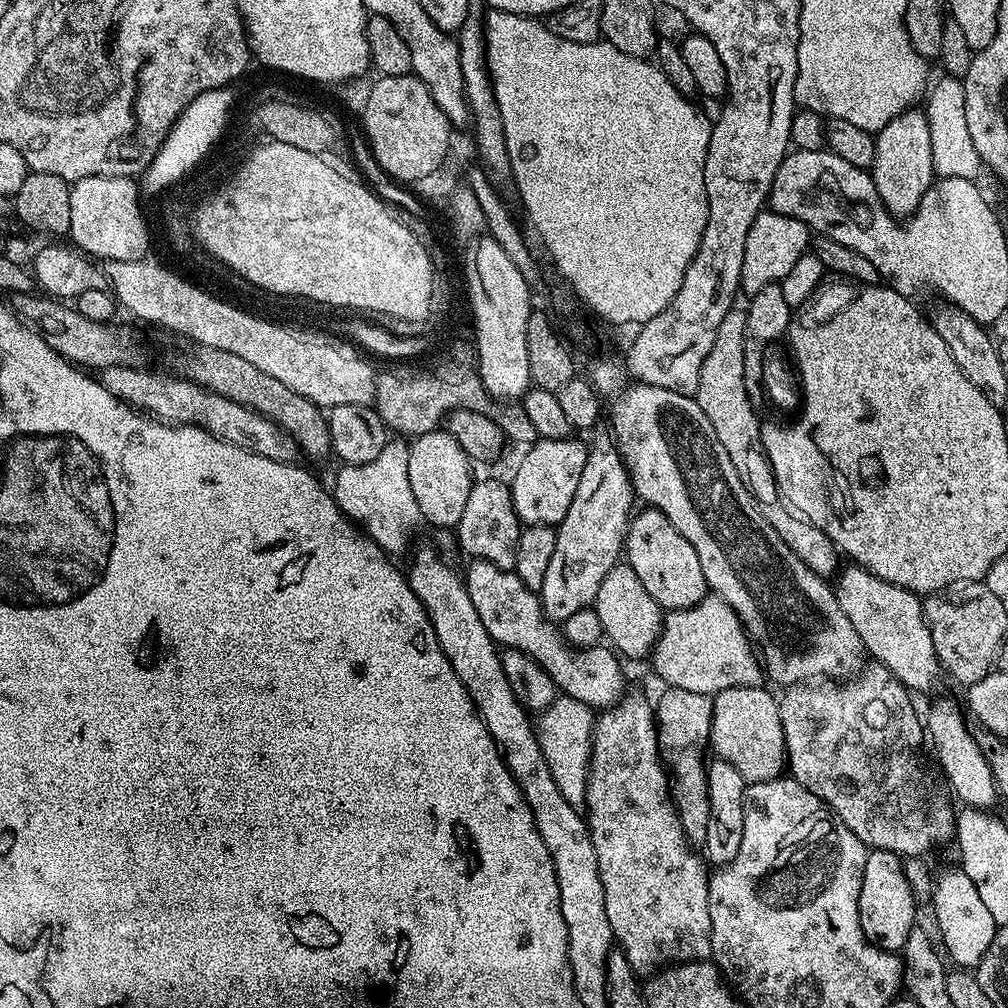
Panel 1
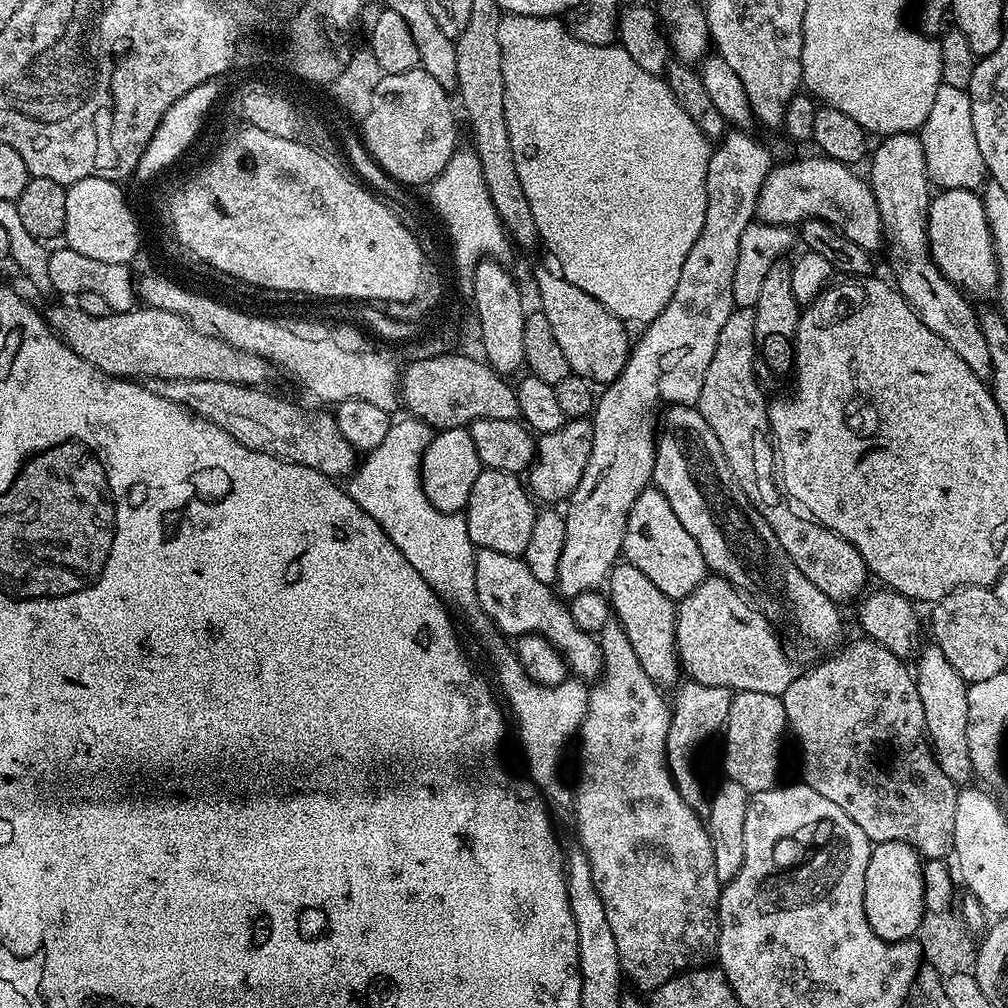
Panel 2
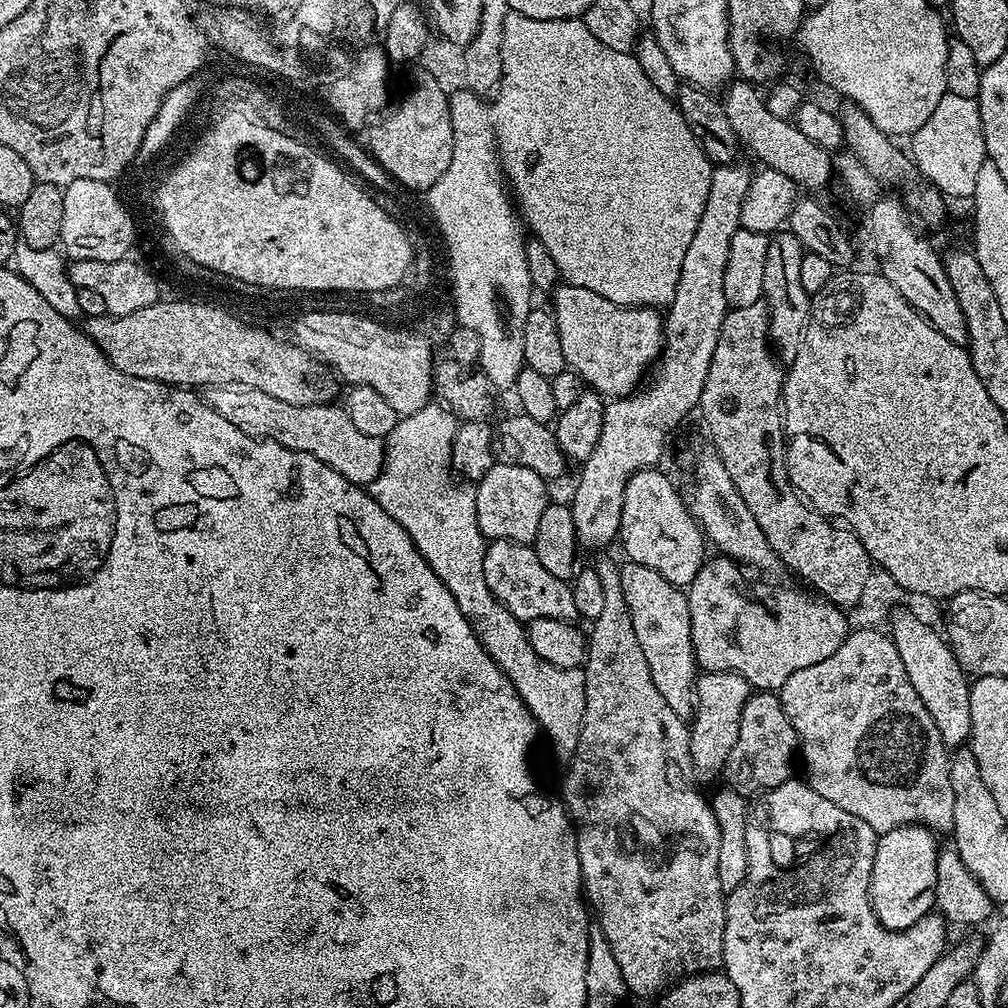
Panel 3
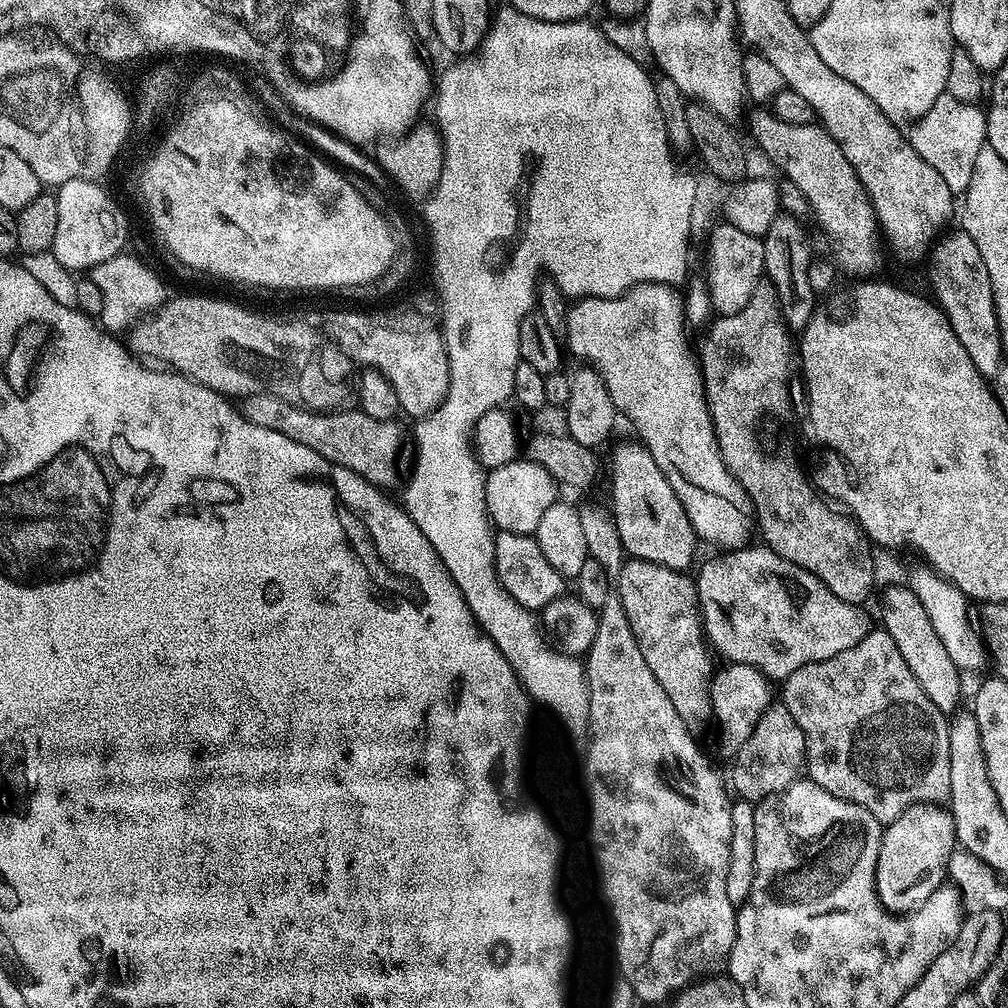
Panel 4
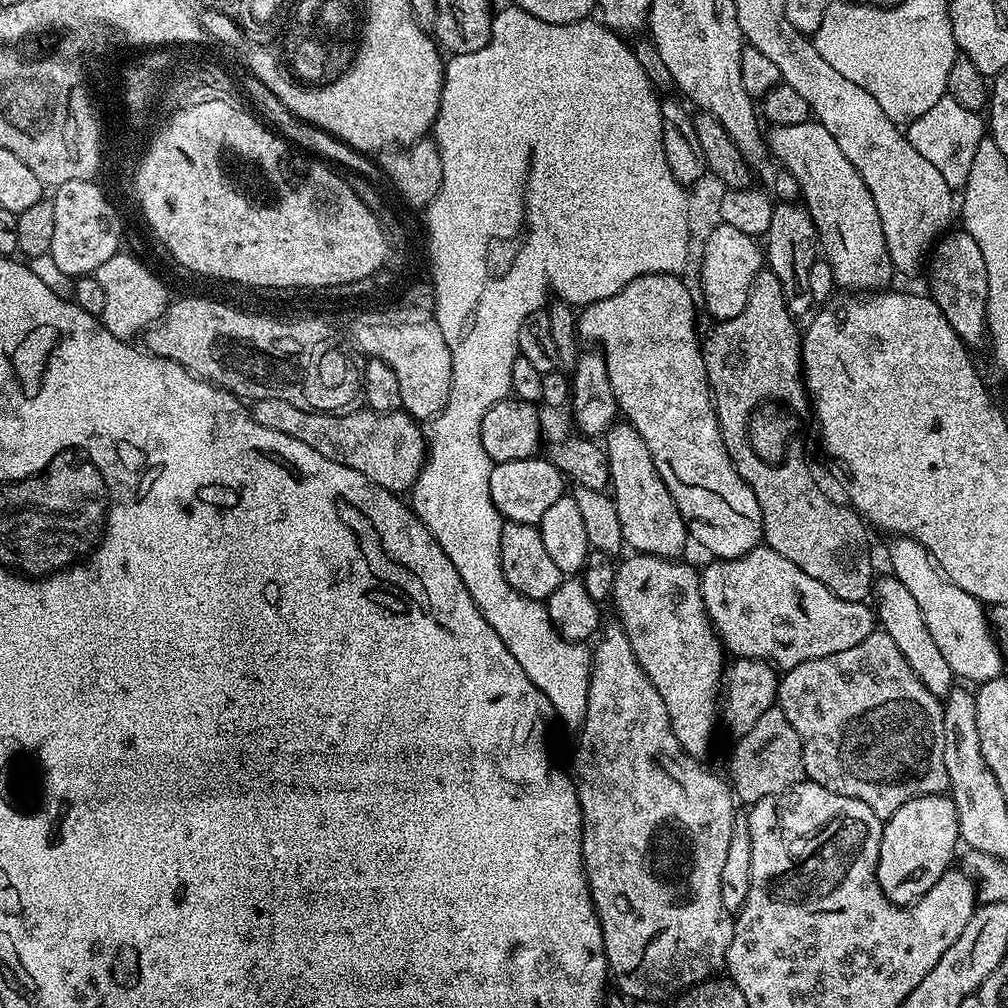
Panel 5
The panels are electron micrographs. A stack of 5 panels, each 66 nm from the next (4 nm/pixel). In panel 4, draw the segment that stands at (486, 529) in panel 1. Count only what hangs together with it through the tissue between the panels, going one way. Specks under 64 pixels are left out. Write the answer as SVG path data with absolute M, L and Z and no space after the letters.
M517 458L506 462L506 466L491 469L484 477L484 489L488 519L499 531L523 536L536 533L542 514L546 514L546 510L558 500L555 478L541 464L527 458Z

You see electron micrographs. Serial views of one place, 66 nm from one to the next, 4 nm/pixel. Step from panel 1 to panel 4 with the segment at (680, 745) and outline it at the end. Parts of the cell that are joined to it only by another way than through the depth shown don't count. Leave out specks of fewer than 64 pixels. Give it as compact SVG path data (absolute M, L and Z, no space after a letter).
M725 663L723 667L721 672L720 669L713 671L707 698L711 719L716 719L716 748L724 762L728 762L742 750L746 738L753 733L757 718L773 703L774 696L768 677L752 666Z

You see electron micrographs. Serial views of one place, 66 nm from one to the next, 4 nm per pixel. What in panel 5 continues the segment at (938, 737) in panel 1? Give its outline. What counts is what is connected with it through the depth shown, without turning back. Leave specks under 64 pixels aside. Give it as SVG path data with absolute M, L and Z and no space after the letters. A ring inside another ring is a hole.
M884 574L874 584L874 611L879 627L890 638L894 638L894 646L902 650L902 658L910 662L910 670L918 674L918 678L938 698L943 698L954 687L954 675L950 665L938 650L938 645L931 637L927 629L926 621L922 616L922 610L918 608L917 599L907 590L893 574ZM881 579L881 580L880 580Z

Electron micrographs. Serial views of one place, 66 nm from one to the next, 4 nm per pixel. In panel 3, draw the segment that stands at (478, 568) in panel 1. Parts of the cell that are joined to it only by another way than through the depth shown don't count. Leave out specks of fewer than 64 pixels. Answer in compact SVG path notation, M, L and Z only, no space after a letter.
M513 540L491 541L491 543L489 543L484 550L482 574L486 574L486 586L490 588L490 594L492 594L494 598L498 602L500 602L502 606L504 606L506 610L510 612L510 614L514 616L514 618L518 618L519 620L521 620L521 622L527 622L530 620L563 620L565 622L572 622L577 619L576 607L574 606L574 594L572 593L569 581L554 578L554 574L550 574L550 570L545 570L545 568L542 566L542 562L538 562L538 554L536 553L536 549L532 544L519 544L518 542L514 542Z

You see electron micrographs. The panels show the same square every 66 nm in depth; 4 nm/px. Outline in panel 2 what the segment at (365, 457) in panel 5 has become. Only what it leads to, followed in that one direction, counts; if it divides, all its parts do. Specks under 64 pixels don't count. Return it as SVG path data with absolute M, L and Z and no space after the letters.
M154 380L150 387L162 398L170 402L178 402L186 406L194 414L214 422L222 430L234 437L239 444L247 448L253 448L255 452L265 452L271 456L278 456L282 460L290 460L294 464L310 466L322 474L333 478L351 477L358 467L357 449L342 438L342 430L338 428L338 422L331 411L307 412L288 400L282 400L278 396L270 396L263 387L235 384L234 382L222 382L221 380Z

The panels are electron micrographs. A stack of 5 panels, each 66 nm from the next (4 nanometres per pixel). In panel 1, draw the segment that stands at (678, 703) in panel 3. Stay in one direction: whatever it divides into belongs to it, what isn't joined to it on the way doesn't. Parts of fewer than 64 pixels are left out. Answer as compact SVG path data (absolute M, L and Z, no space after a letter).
M627 562L614 565L610 574L602 578L594 607L602 622L607 643L621 657L629 656L632 660L640 660L644 656L645 659L656 647L662 627L662 609L658 602L654 602L654 598L650 598L646 586L638 582L638 574L634 574Z

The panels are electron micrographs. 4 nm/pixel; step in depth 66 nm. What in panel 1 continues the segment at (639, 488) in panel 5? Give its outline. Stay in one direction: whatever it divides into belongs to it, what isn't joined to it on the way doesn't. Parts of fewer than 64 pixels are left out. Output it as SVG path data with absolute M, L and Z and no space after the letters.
M641 507L628 521L628 534L624 537L626 562L638 574L638 582L646 586L650 598L660 604L661 609L677 612L694 606L710 589L706 574L702 574L702 562L698 562L698 553L694 546L674 530L674 522L666 518L657 508Z

